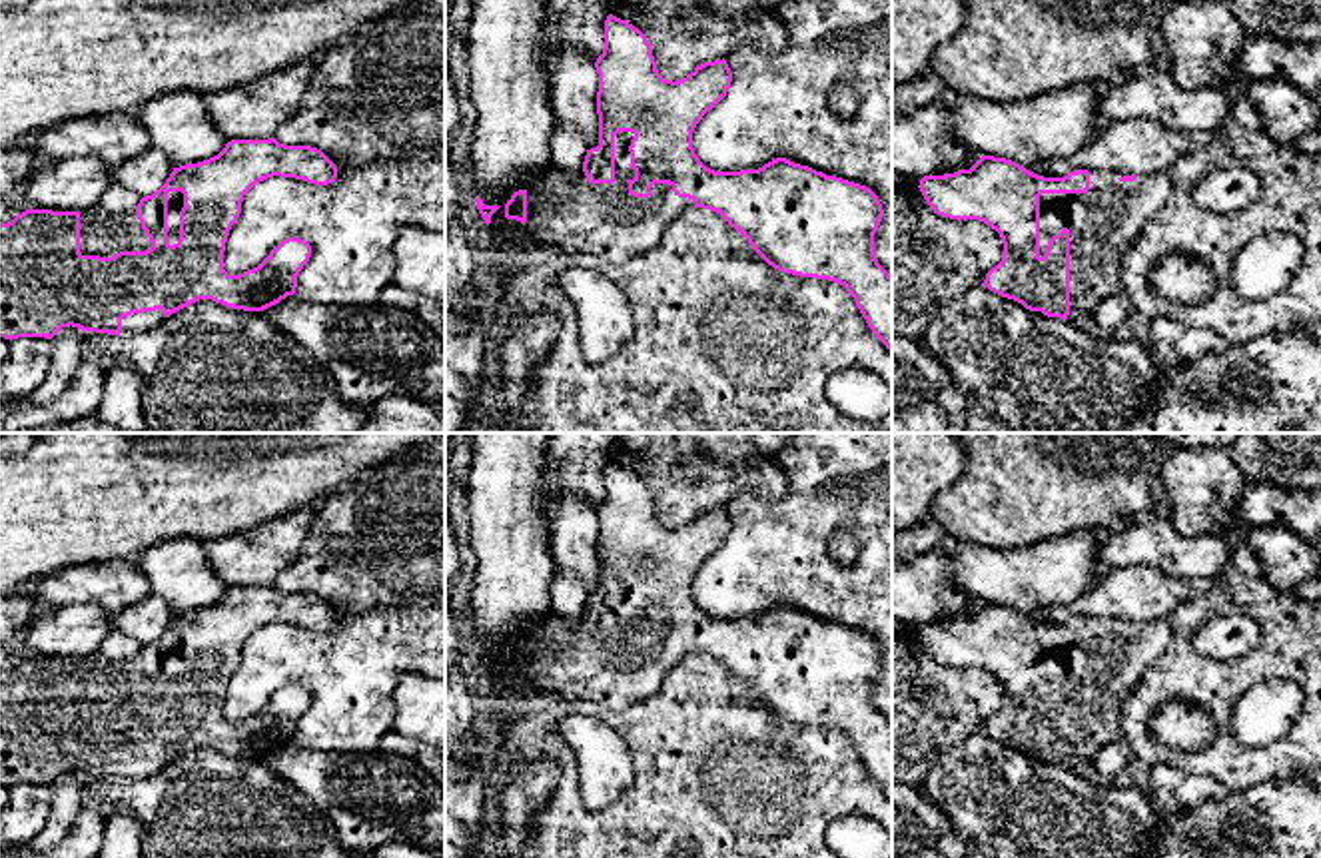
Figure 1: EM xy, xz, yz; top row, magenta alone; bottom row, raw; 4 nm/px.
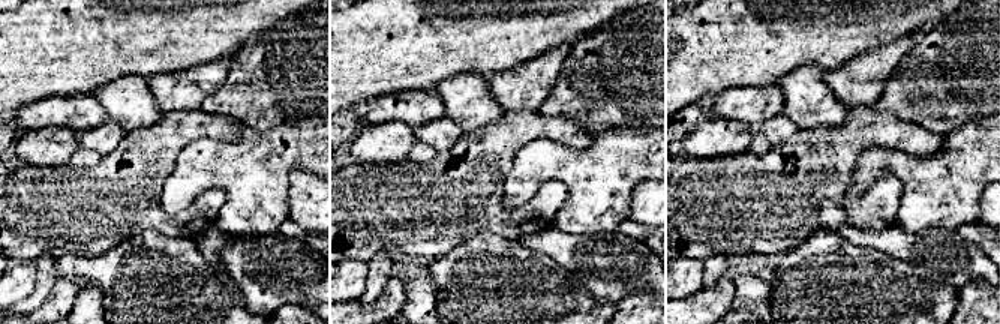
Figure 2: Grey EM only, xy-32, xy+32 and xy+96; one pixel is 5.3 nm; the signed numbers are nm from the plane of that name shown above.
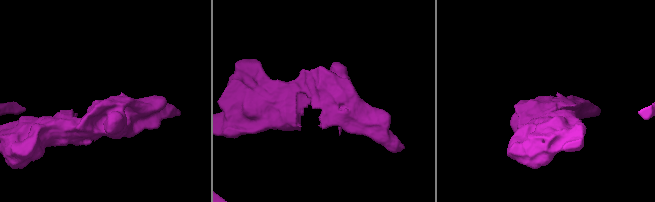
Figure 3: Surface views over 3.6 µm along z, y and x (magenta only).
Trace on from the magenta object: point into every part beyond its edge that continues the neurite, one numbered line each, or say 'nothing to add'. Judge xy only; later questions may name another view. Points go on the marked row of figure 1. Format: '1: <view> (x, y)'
1: xy (102, 232)

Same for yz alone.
1: yz (1106, 220)

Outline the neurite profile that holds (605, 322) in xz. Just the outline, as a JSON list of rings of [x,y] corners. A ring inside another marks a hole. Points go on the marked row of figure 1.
[[[587,267],[563,269],[557,275],[557,287],[575,307],[585,363],[597,365],[617,355],[635,327],[631,307],[619,287]]]

